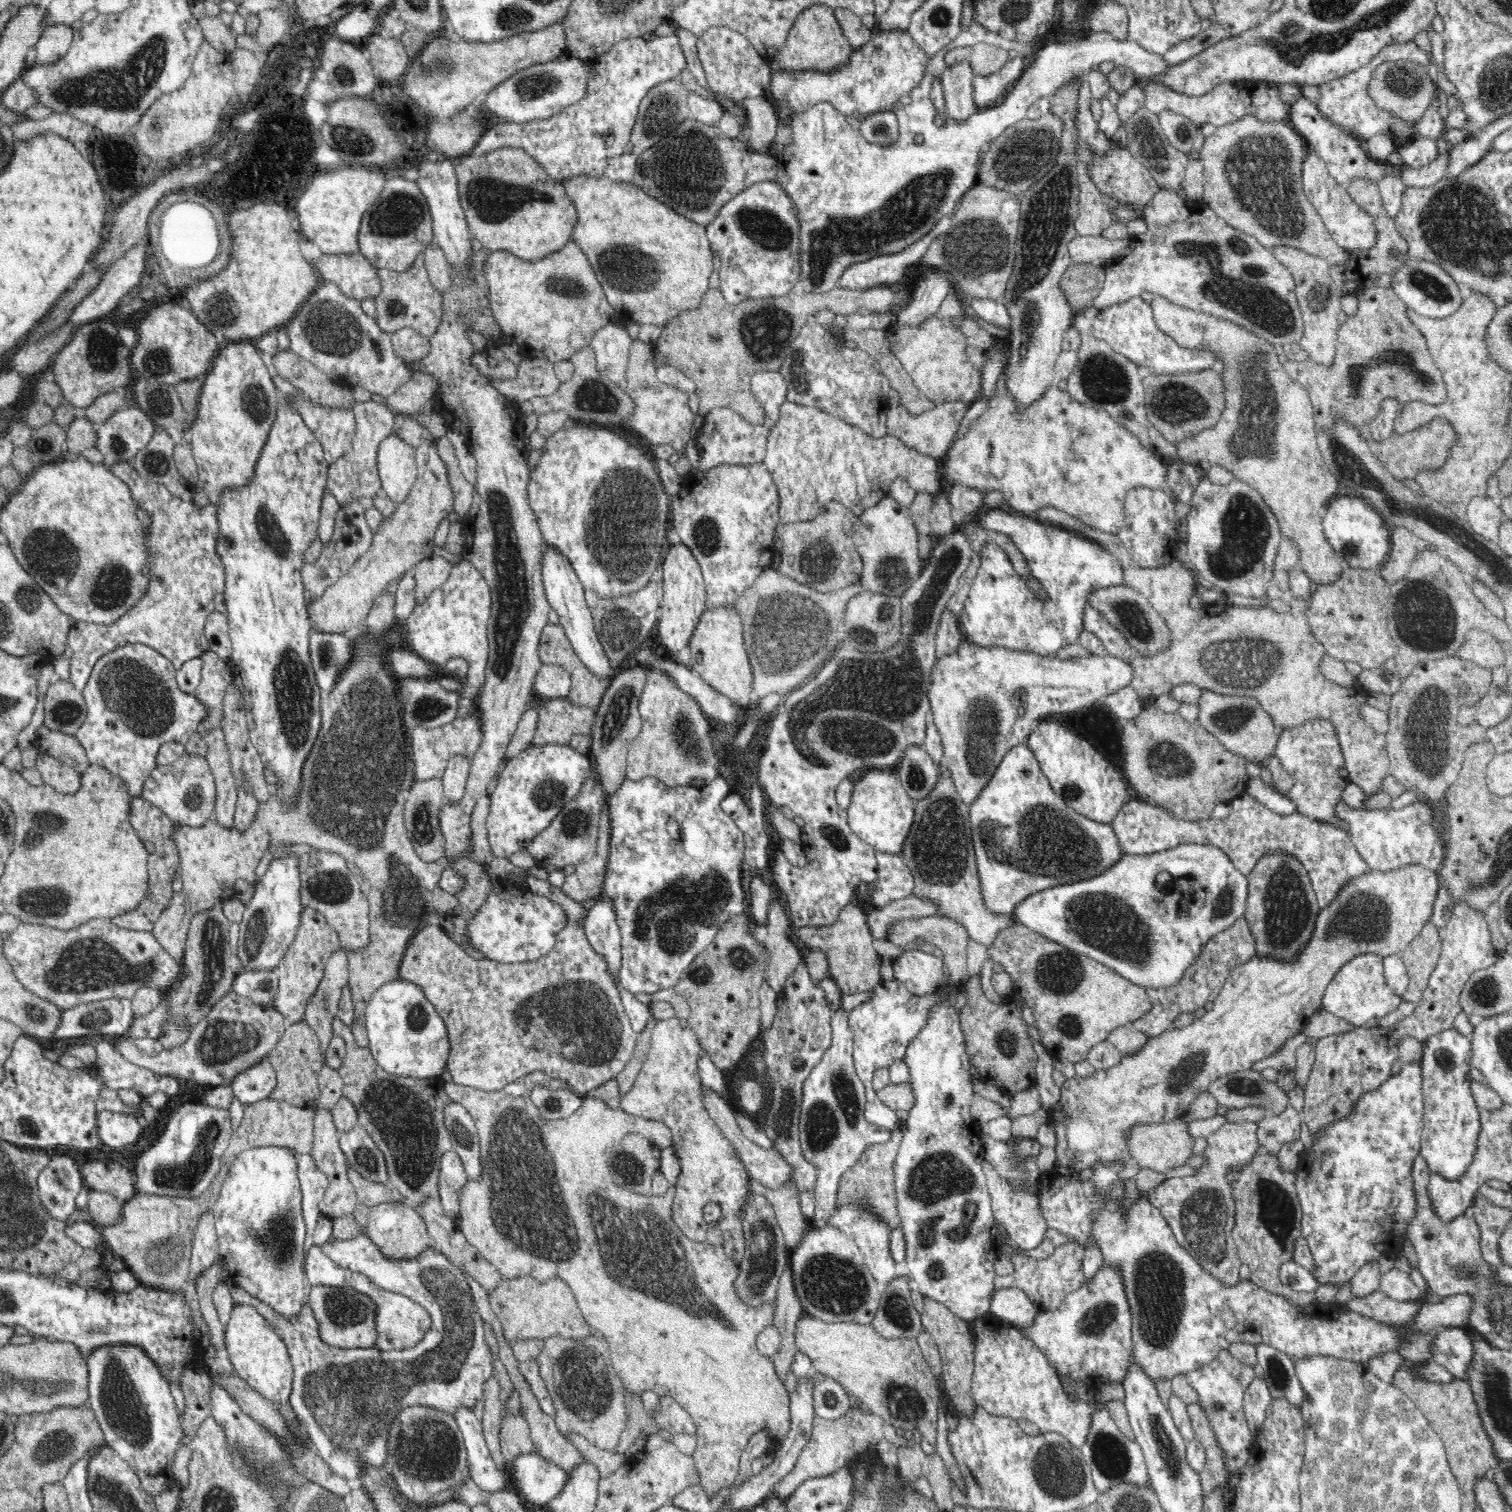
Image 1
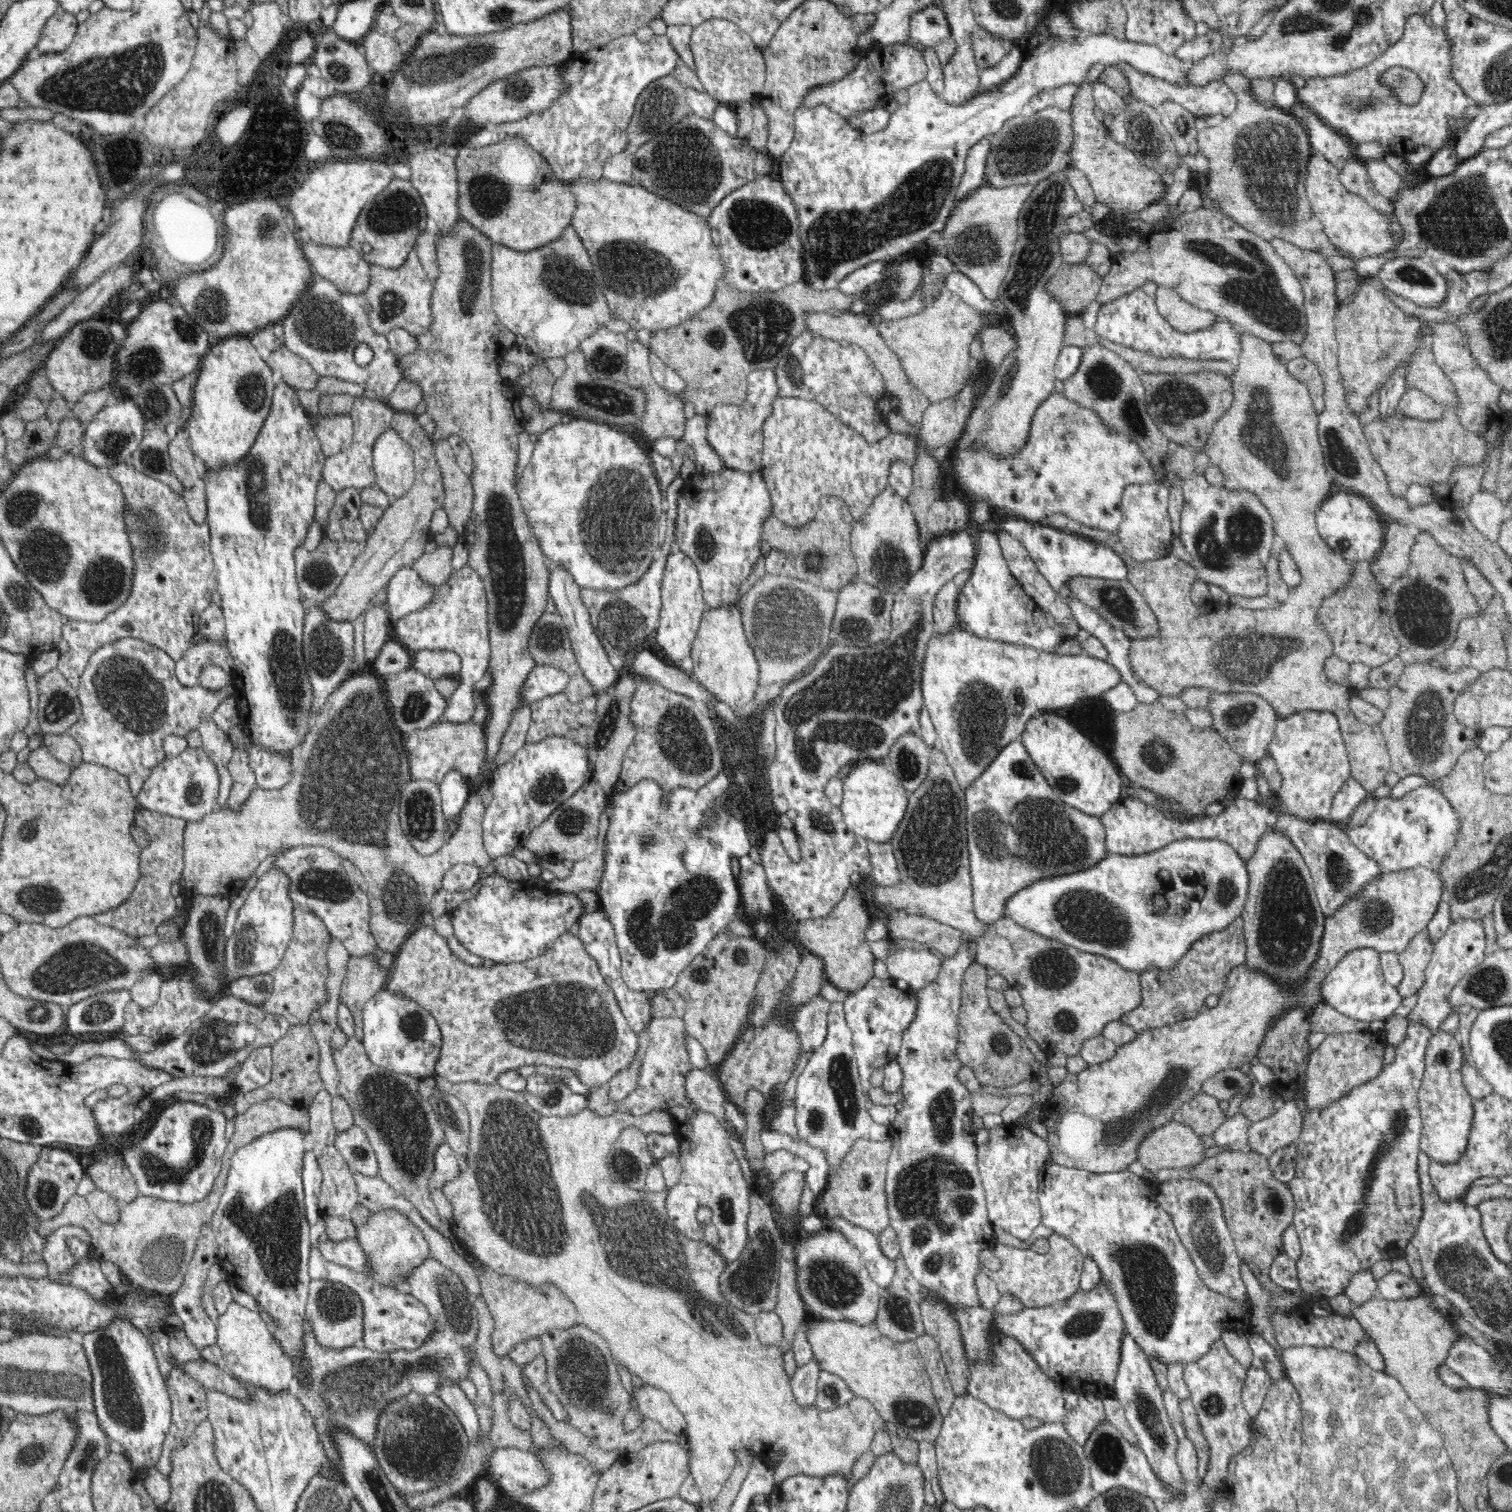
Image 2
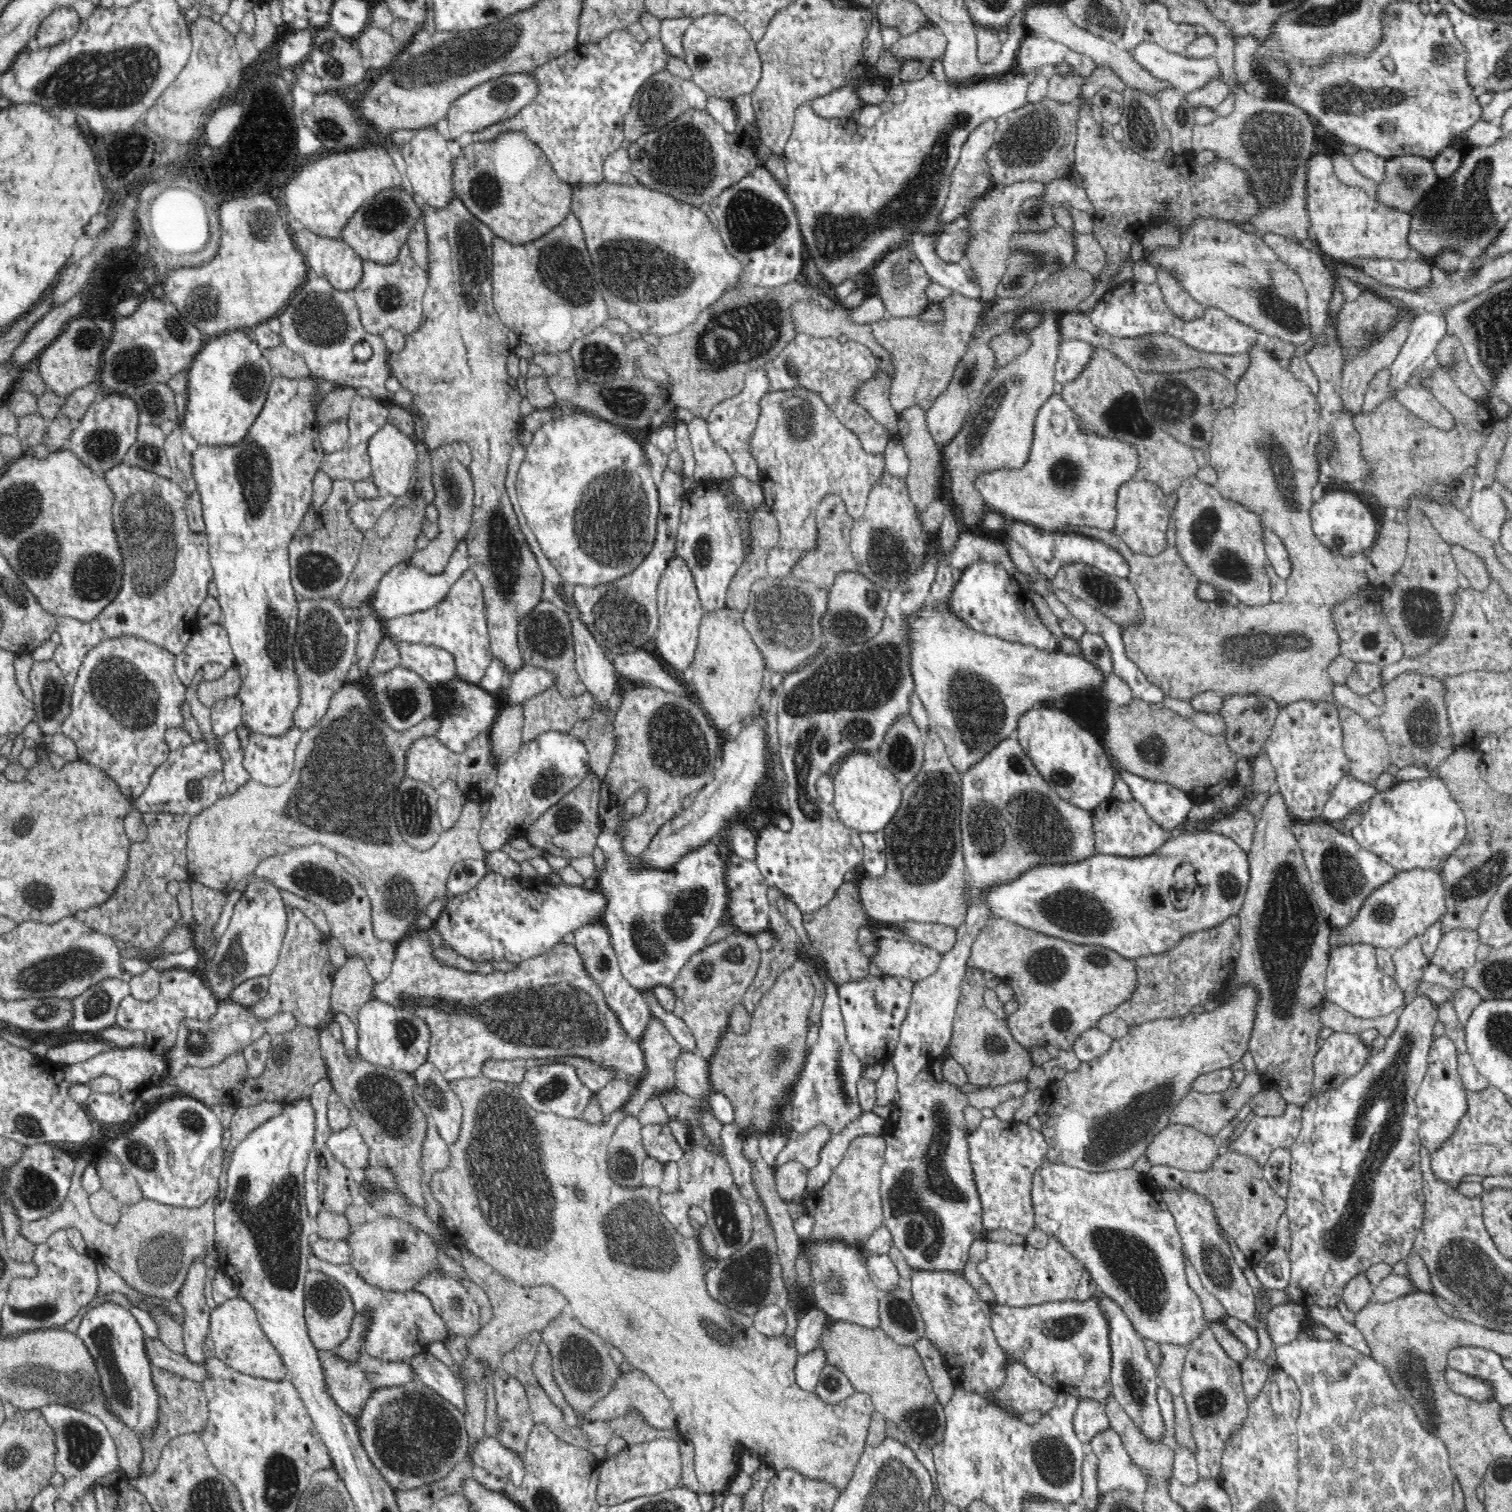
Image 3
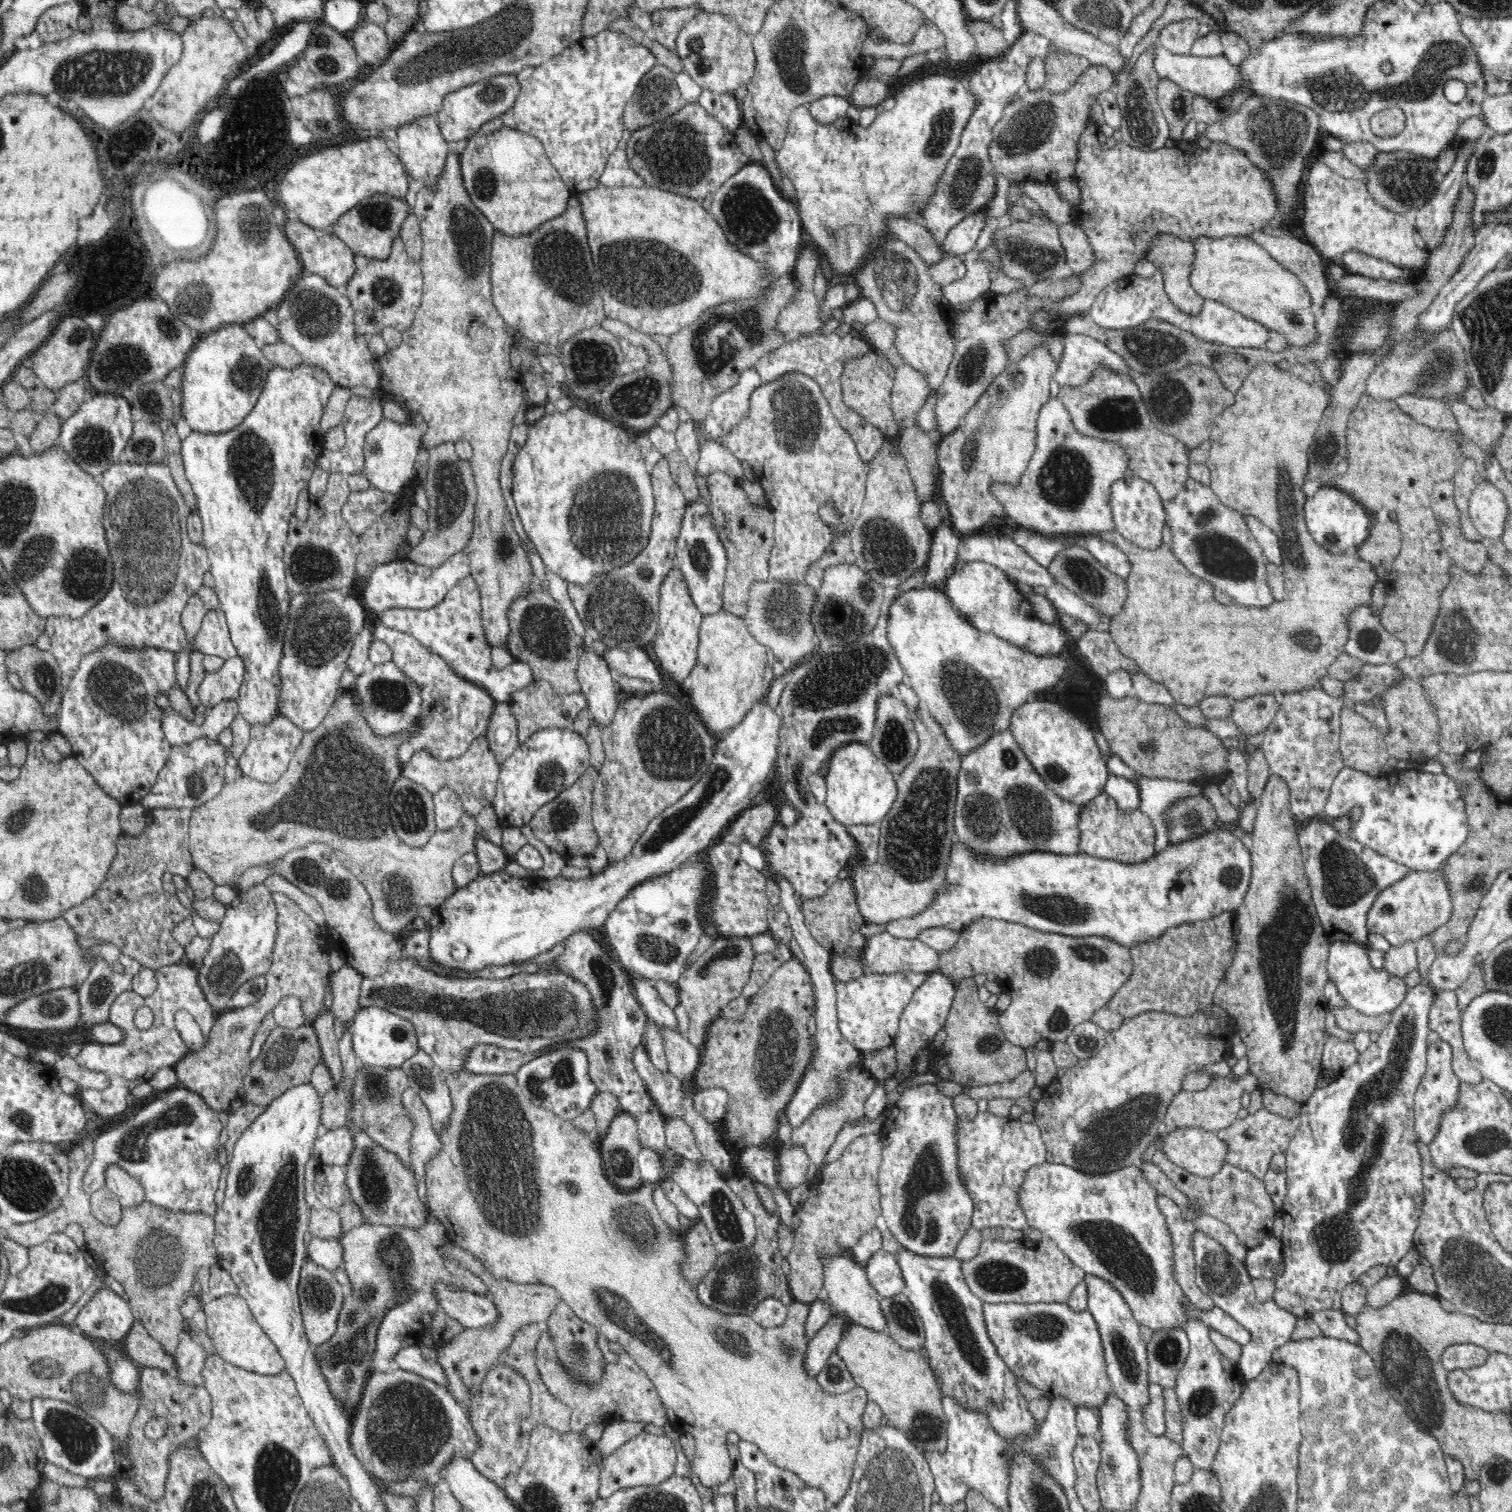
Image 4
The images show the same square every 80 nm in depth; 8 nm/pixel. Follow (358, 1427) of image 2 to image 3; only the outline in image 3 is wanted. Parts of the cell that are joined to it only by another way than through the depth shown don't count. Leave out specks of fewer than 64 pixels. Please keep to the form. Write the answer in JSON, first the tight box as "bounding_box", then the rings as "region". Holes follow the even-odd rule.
{"bounding_box":[318,1272,480,1425],"region":[[[432,1272],[414,1286],[416,1293],[430,1299],[433,1309],[447,1326],[447,1337],[474,1336],[480,1326],[480,1309],[465,1286],[450,1274]],[[318,1351],[321,1361],[321,1371],[325,1376],[325,1383],[333,1396],[333,1400],[339,1404],[339,1407],[351,1416],[351,1419],[358,1425],[362,1408],[370,1396],[372,1390],[382,1388],[382,1386],[400,1386],[400,1384],[410,1384],[412,1380],[417,1380],[416,1373],[412,1371],[412,1366],[406,1360],[400,1362],[383,1362],[376,1358],[371,1358],[367,1353],[360,1354],[356,1364],[343,1362],[337,1358],[332,1351]]]}

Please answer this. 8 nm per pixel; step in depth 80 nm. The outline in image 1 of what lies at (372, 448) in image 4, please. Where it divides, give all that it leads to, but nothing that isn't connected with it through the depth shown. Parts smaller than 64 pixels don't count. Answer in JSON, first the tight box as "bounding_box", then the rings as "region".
{"bounding_box":[376,433,417,503],"region":[[[393,433],[379,442],[376,460],[383,490],[395,503],[404,502],[417,476],[415,448]]]}

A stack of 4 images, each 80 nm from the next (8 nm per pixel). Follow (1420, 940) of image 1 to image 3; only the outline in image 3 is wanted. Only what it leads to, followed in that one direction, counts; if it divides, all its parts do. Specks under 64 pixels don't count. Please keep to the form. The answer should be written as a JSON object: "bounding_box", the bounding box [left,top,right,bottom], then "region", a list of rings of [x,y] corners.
{"bounding_box":[1390,937,1430,992],"region":[[[1412,937],[1403,947],[1390,954],[1396,971],[1394,979],[1403,992],[1406,992],[1423,976],[1424,968],[1429,966],[1430,960],[1424,956],[1419,937]]]}

